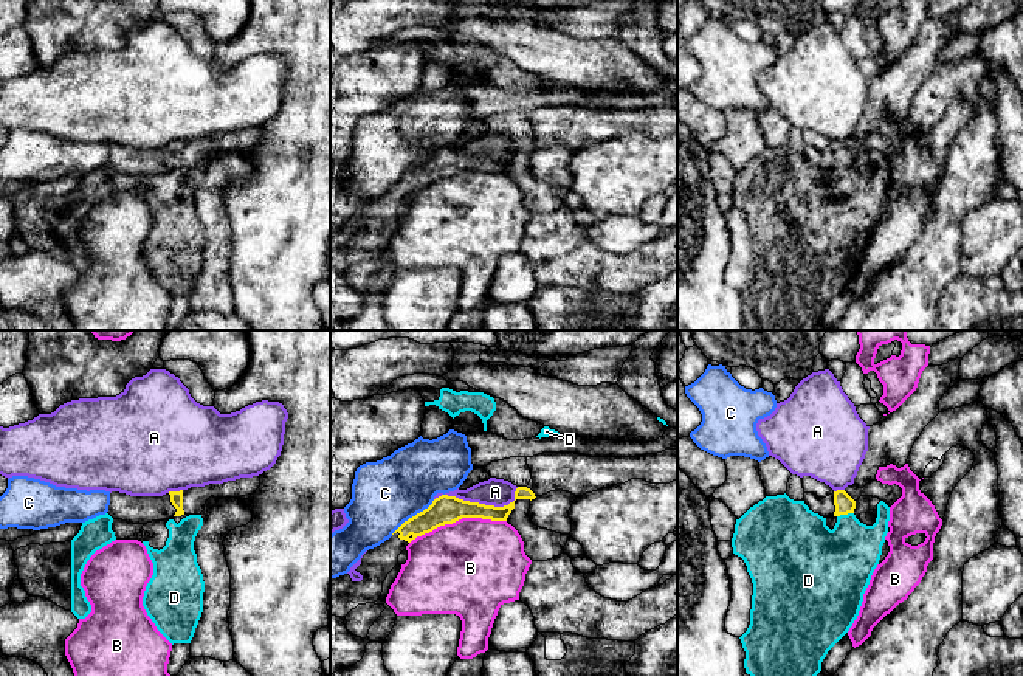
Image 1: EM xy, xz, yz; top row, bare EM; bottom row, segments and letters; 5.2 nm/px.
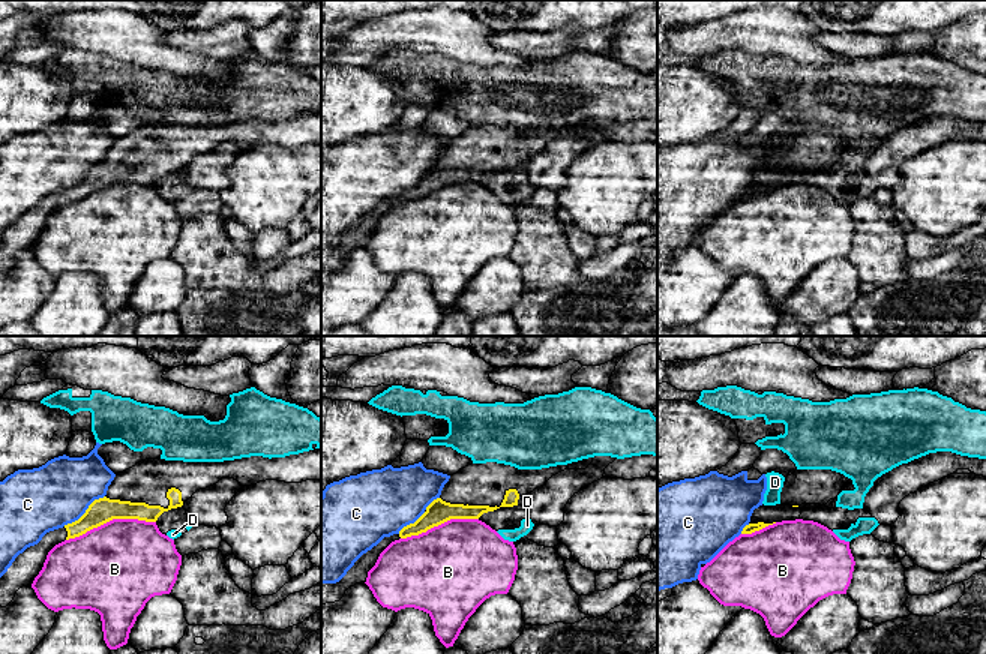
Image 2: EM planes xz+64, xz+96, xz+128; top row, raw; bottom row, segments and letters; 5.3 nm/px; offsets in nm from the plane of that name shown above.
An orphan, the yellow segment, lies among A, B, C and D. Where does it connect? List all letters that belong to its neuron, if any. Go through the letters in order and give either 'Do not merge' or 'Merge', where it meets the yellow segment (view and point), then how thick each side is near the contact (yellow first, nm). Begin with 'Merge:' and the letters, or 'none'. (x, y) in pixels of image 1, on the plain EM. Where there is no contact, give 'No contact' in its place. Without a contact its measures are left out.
Merge: none
A: Do not merge. Touches yellow at xz (485, 158). Thickness 150 nm (yellow) against 140 nm
B: Do not merge. Touches yellow at xz (458, 172). Thickness 150 nm (yellow) against 480 nm
C: Do not merge. Touches yellow at xz (413, 169). Thickness 150 nm (yellow) against 340 nm
D: Do not merge. Touches yellow at yz (845, 166). Thickness 100 nm (yellow) against 340 nm

